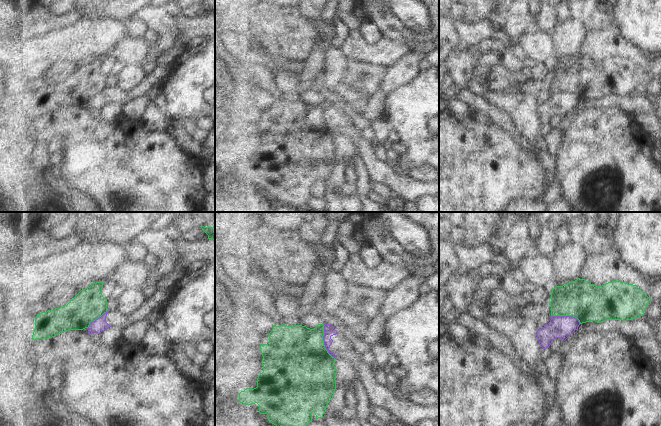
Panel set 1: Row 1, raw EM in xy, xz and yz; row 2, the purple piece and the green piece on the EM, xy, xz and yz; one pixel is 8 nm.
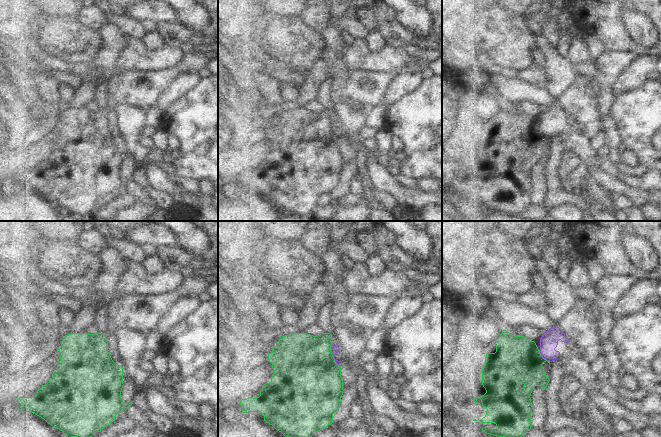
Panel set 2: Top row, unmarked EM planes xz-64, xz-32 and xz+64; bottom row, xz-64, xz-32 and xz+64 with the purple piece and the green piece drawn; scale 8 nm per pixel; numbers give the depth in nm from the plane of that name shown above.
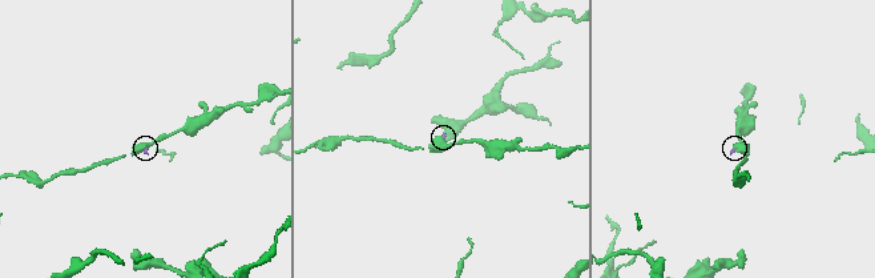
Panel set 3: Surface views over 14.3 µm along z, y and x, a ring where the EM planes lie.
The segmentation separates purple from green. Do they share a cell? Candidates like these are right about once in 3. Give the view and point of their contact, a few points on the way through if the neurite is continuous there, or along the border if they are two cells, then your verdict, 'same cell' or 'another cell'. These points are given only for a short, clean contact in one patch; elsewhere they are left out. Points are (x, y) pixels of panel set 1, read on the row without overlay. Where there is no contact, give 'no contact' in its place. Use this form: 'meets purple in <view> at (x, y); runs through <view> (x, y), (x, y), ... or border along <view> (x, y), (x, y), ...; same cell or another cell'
meets purple in xz at (324, 118); border along xz (323, 100), (324, 123), (335, 134); another cell

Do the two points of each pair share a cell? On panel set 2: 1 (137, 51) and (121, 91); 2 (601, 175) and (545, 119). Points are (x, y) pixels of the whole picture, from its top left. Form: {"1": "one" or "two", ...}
{"1": "two", "2": "one"}

